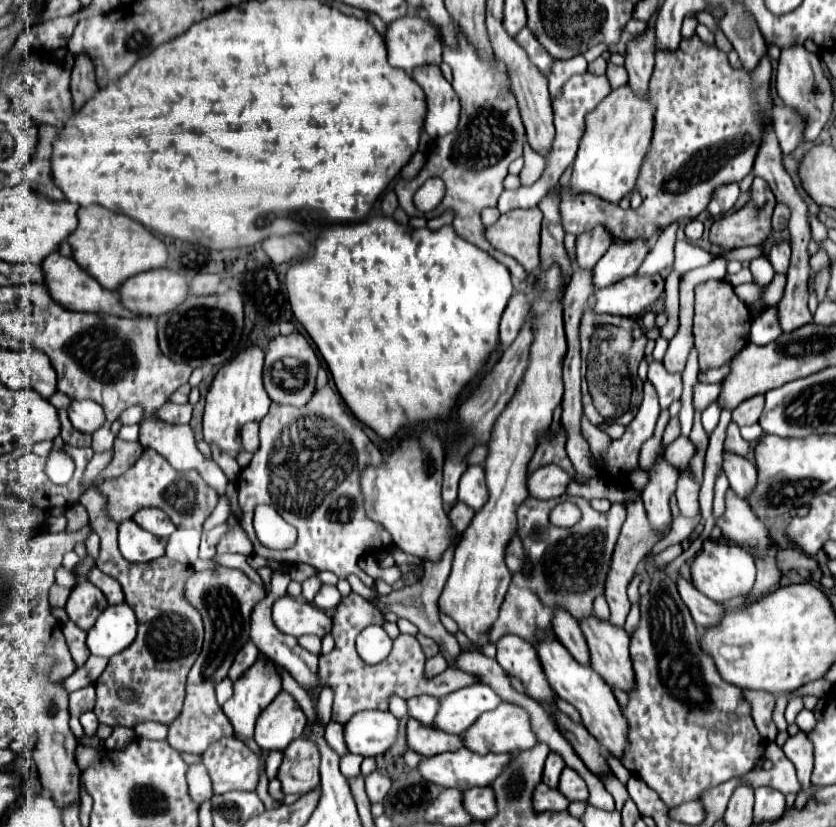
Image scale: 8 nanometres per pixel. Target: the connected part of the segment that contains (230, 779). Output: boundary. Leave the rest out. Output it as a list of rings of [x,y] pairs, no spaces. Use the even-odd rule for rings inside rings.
[[[228,737],[212,743],[202,755],[212,777],[214,793],[254,791],[258,785],[258,757],[240,739]]]

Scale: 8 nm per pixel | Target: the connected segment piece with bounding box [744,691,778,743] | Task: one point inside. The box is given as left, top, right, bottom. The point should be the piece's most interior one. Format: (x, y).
(762, 702)

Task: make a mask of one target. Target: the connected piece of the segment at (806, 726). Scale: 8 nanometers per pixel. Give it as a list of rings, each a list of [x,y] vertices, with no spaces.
[[[802,709],[802,711],[798,713],[798,717],[796,717],[796,725],[798,725],[802,731],[810,731],[810,729],[816,725],[814,713],[808,711],[808,709]]]

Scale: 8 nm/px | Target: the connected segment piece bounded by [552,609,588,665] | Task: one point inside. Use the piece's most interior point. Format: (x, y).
(568, 632)

